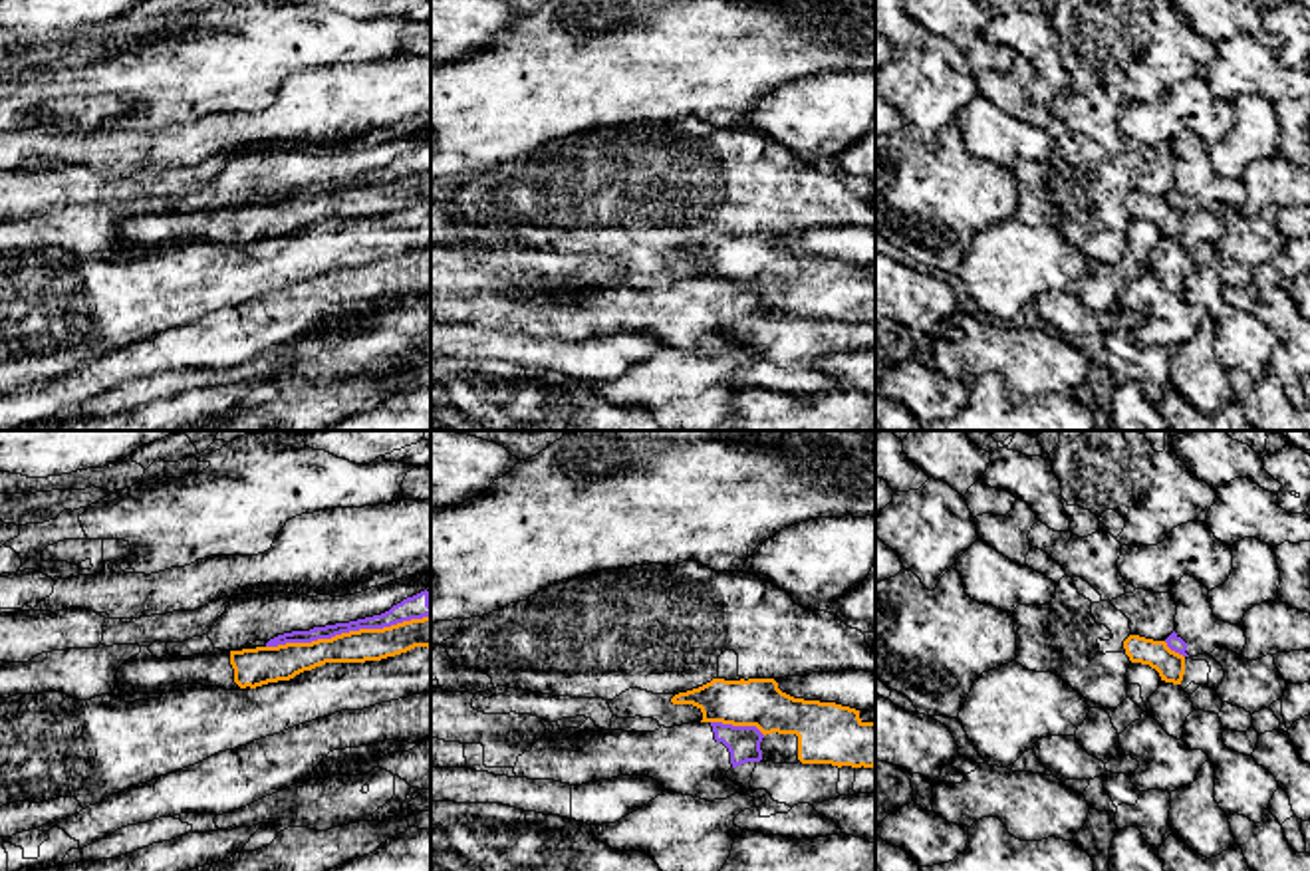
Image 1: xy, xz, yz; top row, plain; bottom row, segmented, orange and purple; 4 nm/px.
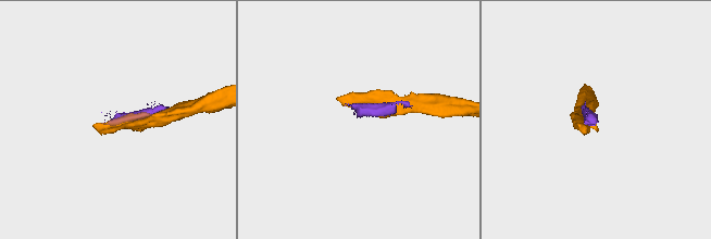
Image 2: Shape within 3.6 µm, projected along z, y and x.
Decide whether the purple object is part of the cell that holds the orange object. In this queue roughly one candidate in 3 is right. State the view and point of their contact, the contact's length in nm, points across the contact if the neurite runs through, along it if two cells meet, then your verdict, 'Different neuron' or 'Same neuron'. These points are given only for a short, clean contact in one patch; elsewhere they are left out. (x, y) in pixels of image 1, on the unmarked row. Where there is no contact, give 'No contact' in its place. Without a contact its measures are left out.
Touches orange at xy (350, 187). Shared border 700 nm. Different neuron

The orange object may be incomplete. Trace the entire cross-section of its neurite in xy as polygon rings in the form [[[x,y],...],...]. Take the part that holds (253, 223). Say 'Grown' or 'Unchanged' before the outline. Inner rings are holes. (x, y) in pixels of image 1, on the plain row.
Grown. [[[431,171],[423,175],[403,177],[383,185],[359,185],[335,190],[331,194],[318,194],[312,198],[286,198],[278,202],[256,202],[242,206],[214,204],[208,210],[193,212],[163,212],[157,214],[149,202],[141,202],[137,212],[131,212],[117,224],[117,240],[113,250],[125,258],[159,254],[183,240],[218,242],[226,246],[250,246],[268,238],[290,236],[304,226],[312,226],[326,218],[365,218],[381,216],[407,208],[415,202],[431,204]]]

